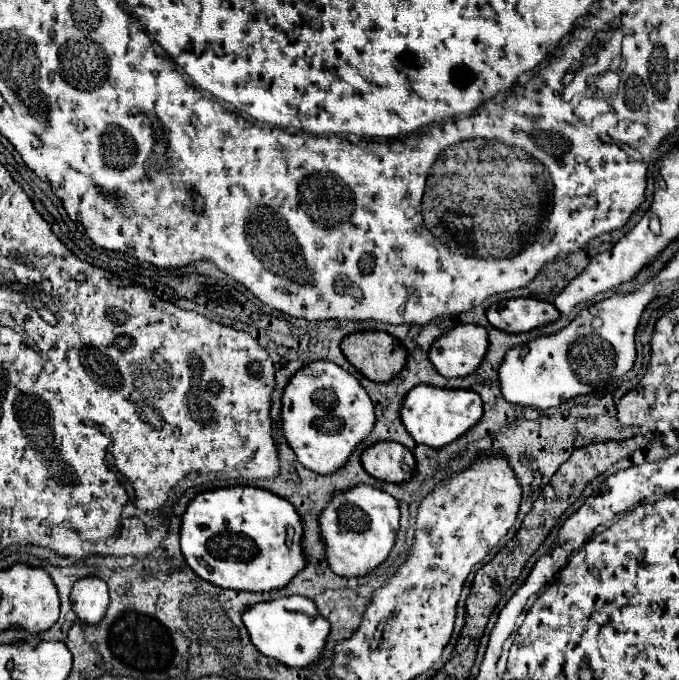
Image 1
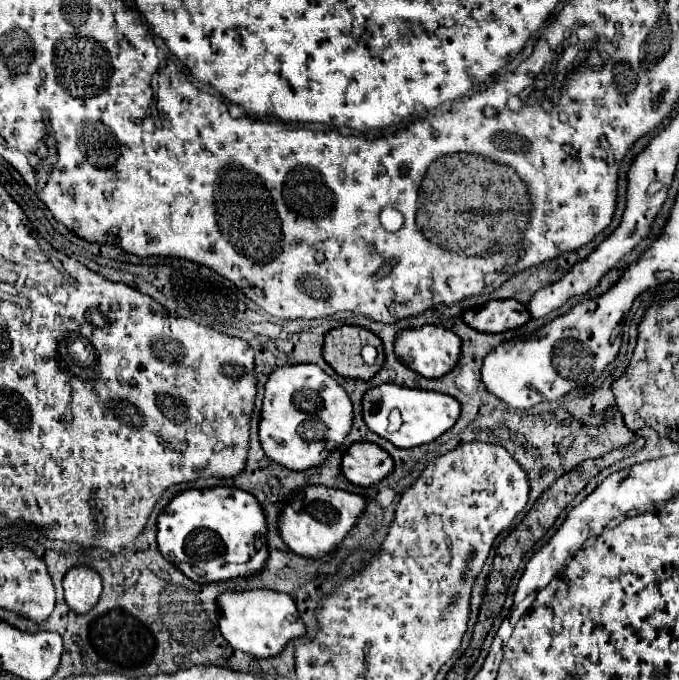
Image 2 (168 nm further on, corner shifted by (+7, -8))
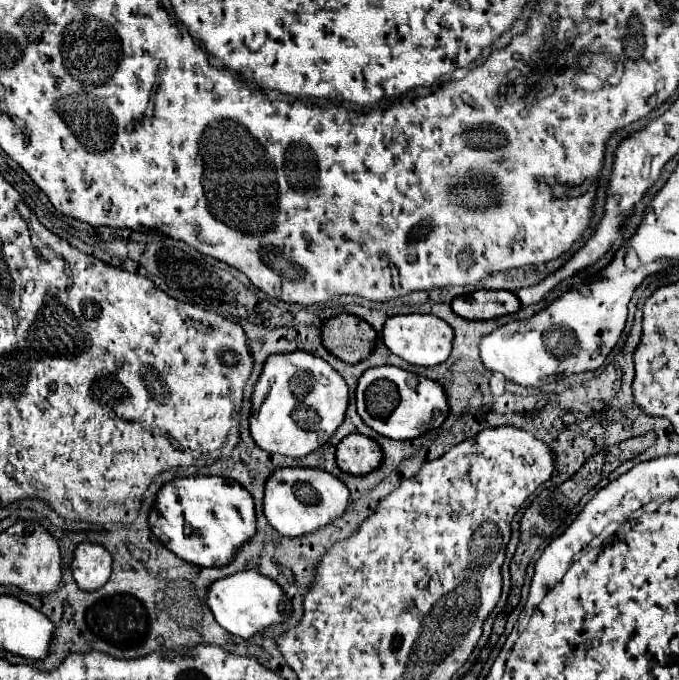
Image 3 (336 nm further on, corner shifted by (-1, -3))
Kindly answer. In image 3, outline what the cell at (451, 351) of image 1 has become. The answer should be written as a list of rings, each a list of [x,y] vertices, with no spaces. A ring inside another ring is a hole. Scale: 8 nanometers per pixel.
[[[419,313],[393,315],[383,325],[381,341],[385,343],[385,347],[391,353],[405,359],[407,363],[433,367],[433,365],[445,363],[449,359],[451,347],[453,347],[453,329],[443,319],[439,319],[435,315],[419,315]]]

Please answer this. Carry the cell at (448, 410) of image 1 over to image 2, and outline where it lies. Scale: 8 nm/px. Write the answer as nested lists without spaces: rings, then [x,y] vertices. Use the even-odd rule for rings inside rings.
[[[383,384],[383,386],[371,388],[363,396],[365,424],[375,434],[393,442],[397,448],[413,448],[413,446],[429,444],[429,442],[437,440],[441,434],[445,434],[447,430],[451,430],[455,426],[459,412],[461,412],[461,404],[457,404],[457,400],[447,394],[427,392],[427,390],[417,390],[417,388],[403,388],[403,386],[395,386],[395,384]],[[391,408],[401,410],[401,416],[403,416],[401,428],[393,434],[387,432],[387,416],[389,416]]]

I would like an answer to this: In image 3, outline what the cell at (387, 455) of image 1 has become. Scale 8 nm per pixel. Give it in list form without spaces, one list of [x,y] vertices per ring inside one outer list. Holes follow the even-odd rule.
[[[359,433],[347,435],[335,449],[337,467],[351,475],[365,475],[383,461],[381,447]]]

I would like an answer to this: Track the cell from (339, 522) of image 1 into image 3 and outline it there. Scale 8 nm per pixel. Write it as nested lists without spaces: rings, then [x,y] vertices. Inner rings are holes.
[[[283,467],[279,471],[273,471],[273,475],[269,475],[265,483],[263,513],[269,525],[279,531],[279,535],[301,537],[341,517],[347,509],[347,501],[349,501],[349,491],[335,475],[323,469]]]

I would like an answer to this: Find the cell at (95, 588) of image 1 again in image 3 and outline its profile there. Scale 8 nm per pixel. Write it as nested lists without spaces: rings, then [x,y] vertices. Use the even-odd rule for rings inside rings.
[[[83,541],[73,551],[71,569],[83,591],[95,591],[103,587],[111,575],[111,553],[99,543]]]

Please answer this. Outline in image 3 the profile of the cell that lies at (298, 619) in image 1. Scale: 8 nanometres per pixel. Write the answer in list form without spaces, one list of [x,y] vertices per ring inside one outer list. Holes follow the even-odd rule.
[[[257,571],[233,573],[229,577],[223,577],[215,583],[211,583],[207,589],[207,605],[209,605],[215,621],[223,629],[227,629],[229,633],[243,637],[243,639],[251,639],[261,629],[265,629],[273,623],[281,623],[285,619],[285,615],[289,613],[289,601],[285,597],[285,593],[281,591],[281,587],[273,579],[267,579],[265,575],[261,575]]]

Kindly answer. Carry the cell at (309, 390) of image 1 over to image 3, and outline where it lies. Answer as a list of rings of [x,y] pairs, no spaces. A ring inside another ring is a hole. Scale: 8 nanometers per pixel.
[[[291,351],[291,353],[275,353],[269,355],[263,363],[263,371],[251,393],[251,415],[249,415],[249,431],[257,447],[267,453],[281,453],[287,457],[305,457],[317,451],[323,443],[331,439],[335,429],[343,423],[347,411],[347,383],[341,375],[321,357],[311,355],[307,351]]]

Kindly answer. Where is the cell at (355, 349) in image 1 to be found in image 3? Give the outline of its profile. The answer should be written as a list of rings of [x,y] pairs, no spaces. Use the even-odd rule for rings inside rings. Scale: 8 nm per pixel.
[[[339,313],[321,323],[323,347],[345,363],[357,363],[365,359],[377,341],[375,329],[349,313]]]

